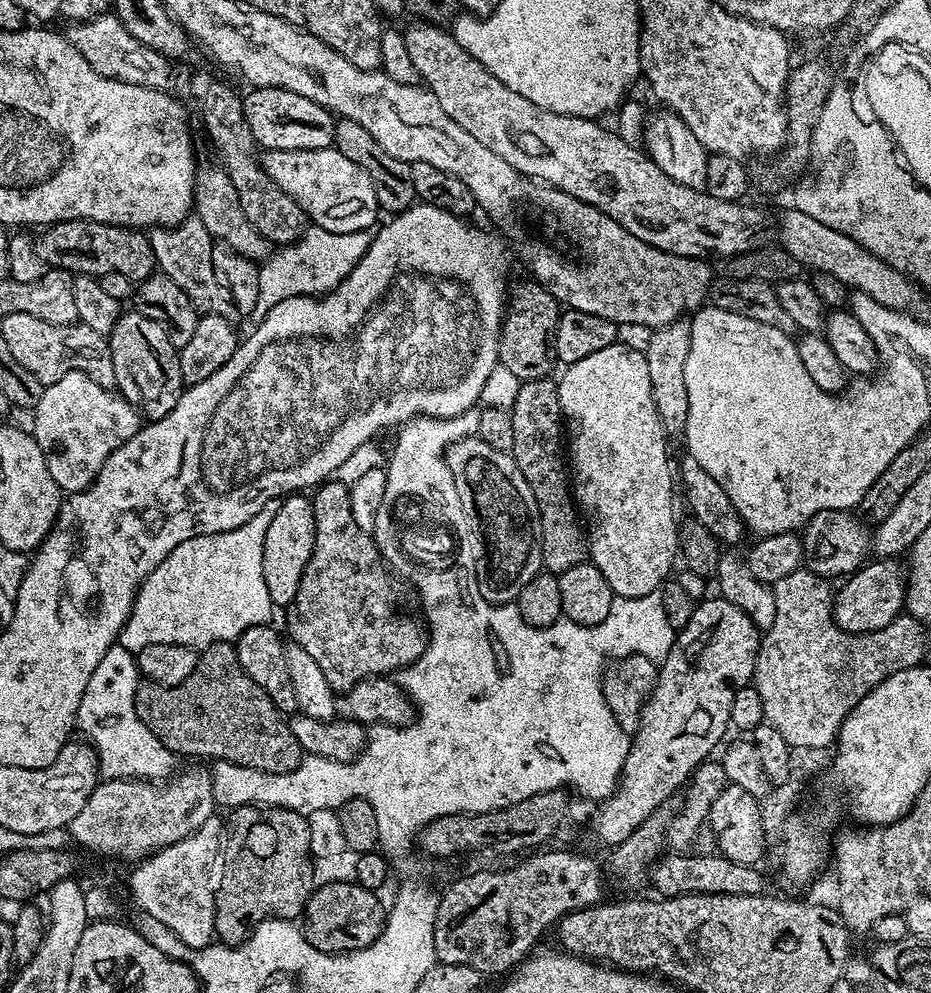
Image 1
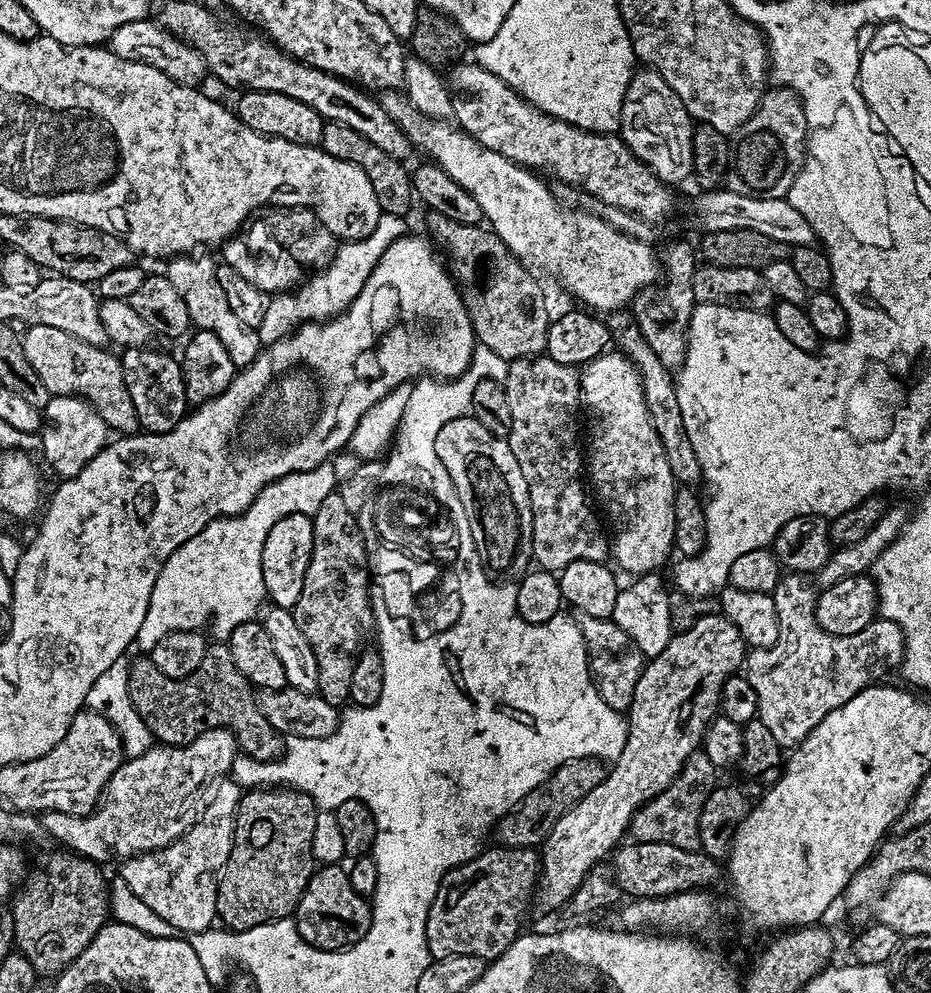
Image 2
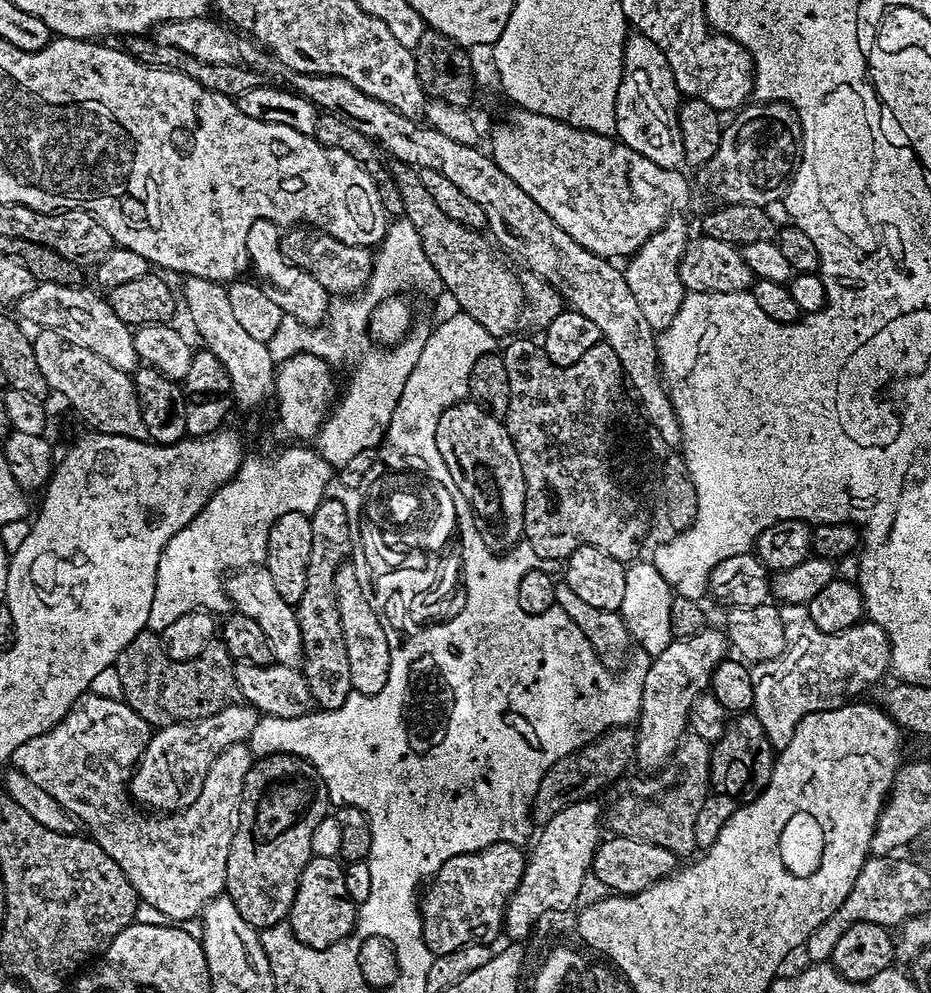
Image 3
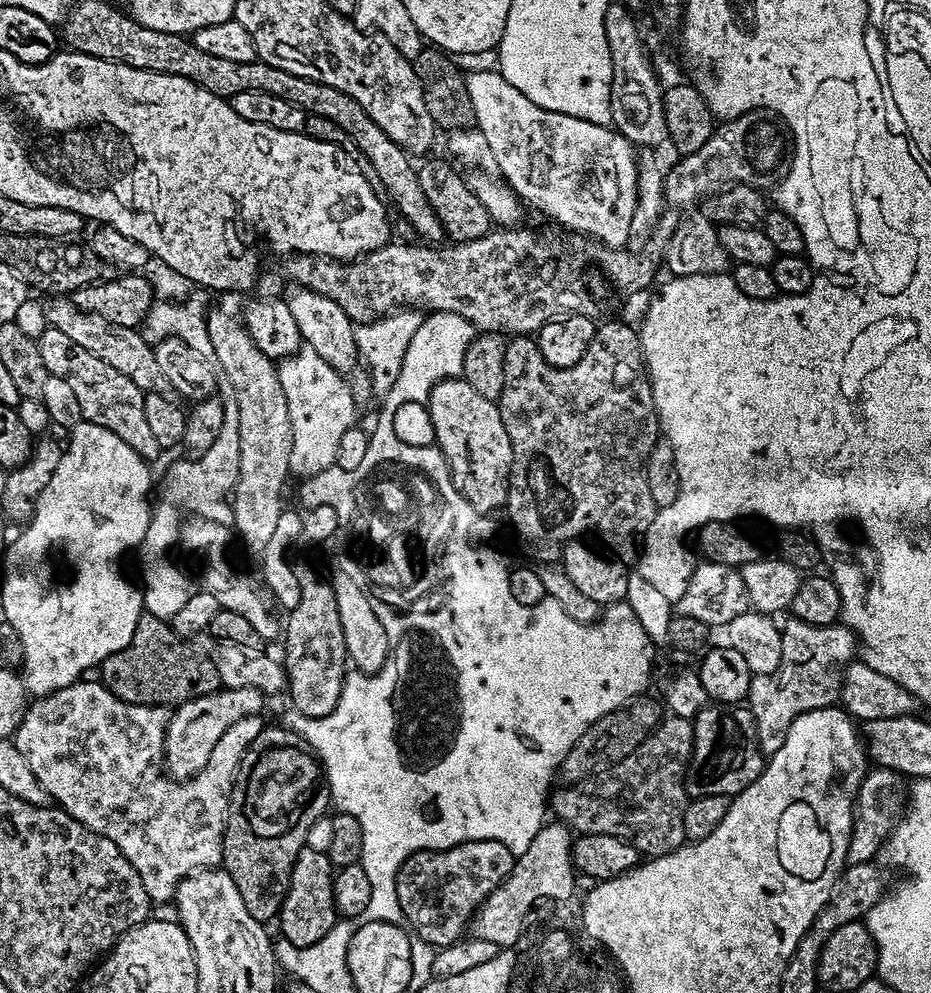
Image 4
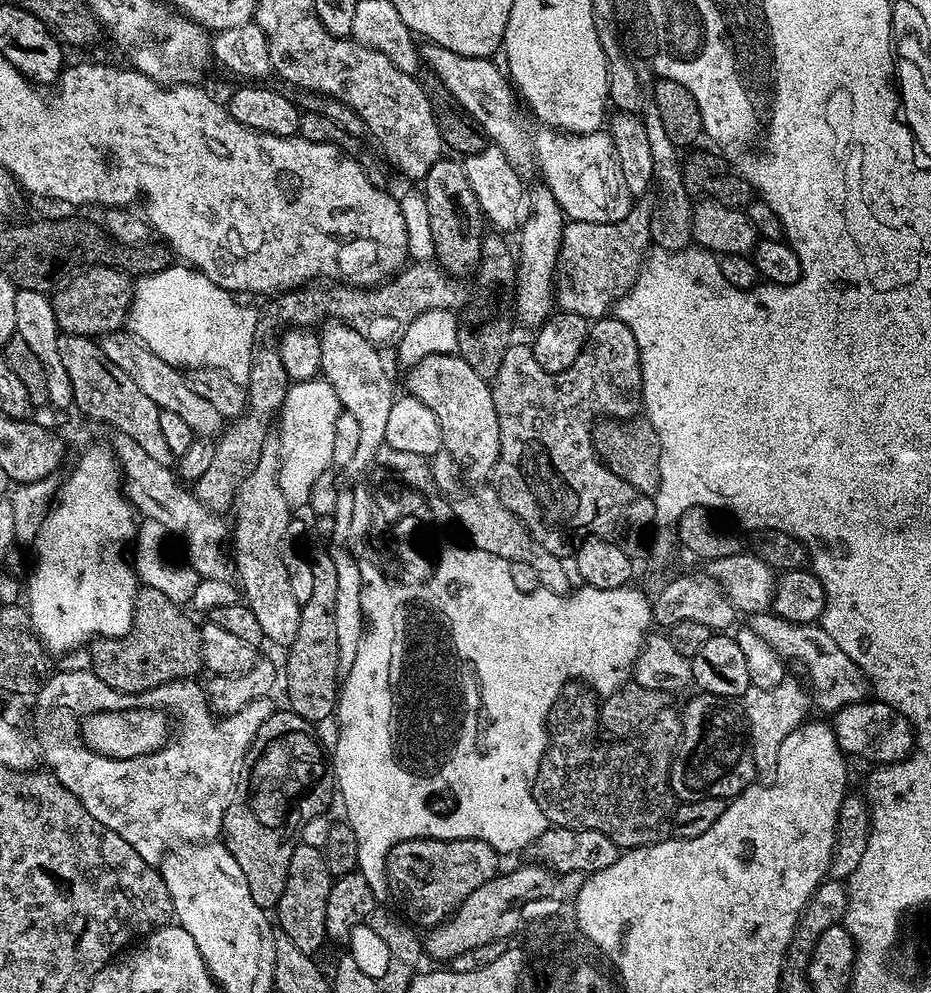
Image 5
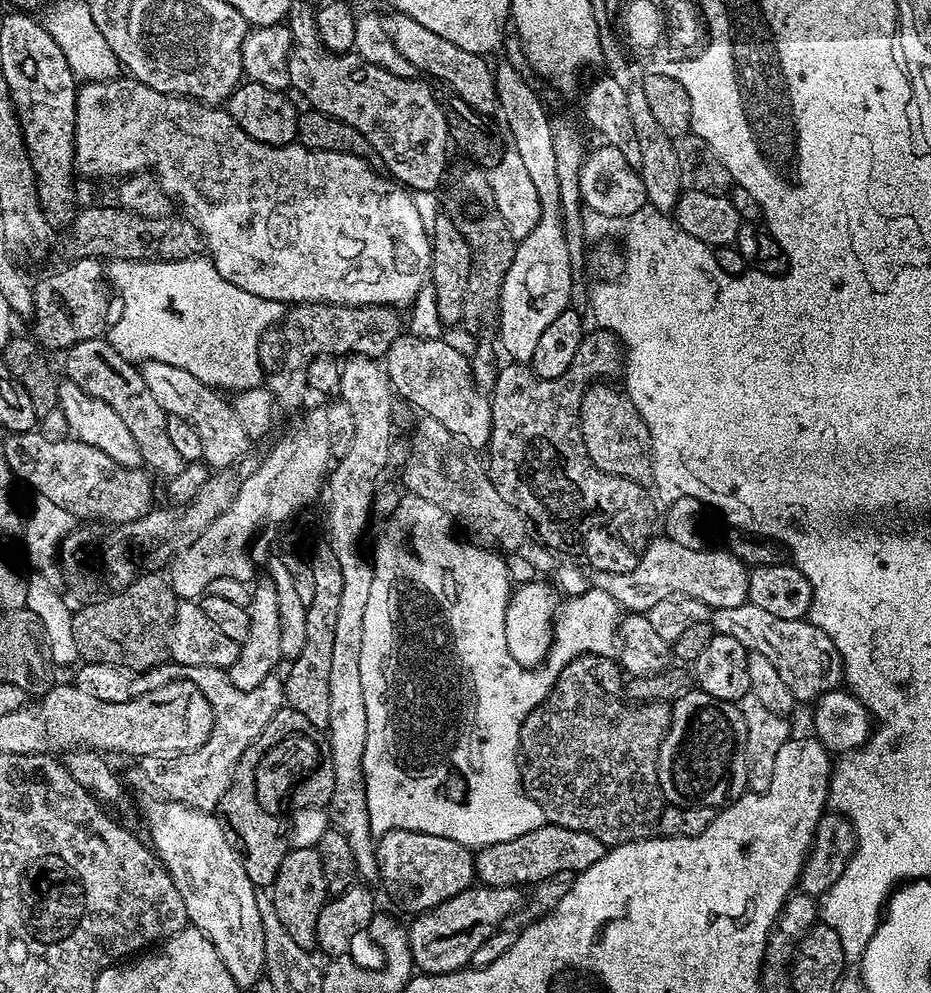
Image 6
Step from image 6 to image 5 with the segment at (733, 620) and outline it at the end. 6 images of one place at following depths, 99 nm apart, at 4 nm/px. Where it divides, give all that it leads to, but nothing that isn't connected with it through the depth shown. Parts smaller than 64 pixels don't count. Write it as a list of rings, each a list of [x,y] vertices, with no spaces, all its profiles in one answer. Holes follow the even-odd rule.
[[[757,612],[751,617],[750,626],[758,638],[763,638],[769,646],[774,646],[774,650],[789,664],[797,664],[802,671],[808,672],[807,683],[812,683],[813,693],[821,692],[828,699],[829,713],[835,714],[839,708],[845,708],[851,704],[861,703],[865,699],[864,695],[869,695],[870,685],[862,670],[846,658],[846,653],[842,651],[842,646],[826,634],[826,630],[819,623],[814,624],[791,624],[775,612]]]

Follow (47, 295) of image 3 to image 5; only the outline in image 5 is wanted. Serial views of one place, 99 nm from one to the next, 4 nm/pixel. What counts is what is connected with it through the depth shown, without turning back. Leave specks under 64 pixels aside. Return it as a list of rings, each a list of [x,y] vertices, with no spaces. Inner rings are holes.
[[[127,330],[105,332],[99,337],[98,343],[102,354],[106,354],[106,358],[110,358],[110,362],[114,362],[118,370],[130,374],[138,390],[142,390],[142,394],[146,394],[150,402],[157,404],[161,412],[178,414],[186,421],[186,426],[190,426],[192,433],[200,438],[212,438],[221,431],[222,417],[218,414],[218,410],[214,410],[214,406],[210,406],[206,398],[194,394],[194,390],[175,364],[167,364],[165,360],[158,358],[158,354],[151,352],[138,337]]]

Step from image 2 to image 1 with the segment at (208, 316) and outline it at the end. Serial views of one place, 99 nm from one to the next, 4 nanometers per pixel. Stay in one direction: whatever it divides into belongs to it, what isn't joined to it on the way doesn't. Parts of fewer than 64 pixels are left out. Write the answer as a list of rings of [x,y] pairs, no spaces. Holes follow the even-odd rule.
[[[190,214],[181,224],[173,224],[170,228],[151,229],[148,241],[154,250],[157,269],[167,274],[182,289],[182,294],[186,294],[186,298],[190,298],[197,313],[213,312],[227,320],[235,321],[237,319],[238,313],[230,294],[214,278],[213,263],[211,262],[214,241],[199,216]]]

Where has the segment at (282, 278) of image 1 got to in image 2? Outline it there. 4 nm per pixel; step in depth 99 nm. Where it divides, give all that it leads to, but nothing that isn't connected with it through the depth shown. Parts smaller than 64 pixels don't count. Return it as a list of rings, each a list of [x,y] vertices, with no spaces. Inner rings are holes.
[[[381,214],[370,235],[341,243],[336,249],[336,257],[326,267],[313,271],[309,275],[312,277],[309,280],[307,277],[295,290],[273,295],[265,303],[264,317],[258,329],[261,345],[274,343],[305,322],[319,322],[345,312],[362,290],[366,278],[370,278],[374,266],[378,266],[384,251],[405,235],[404,223],[405,217]]]

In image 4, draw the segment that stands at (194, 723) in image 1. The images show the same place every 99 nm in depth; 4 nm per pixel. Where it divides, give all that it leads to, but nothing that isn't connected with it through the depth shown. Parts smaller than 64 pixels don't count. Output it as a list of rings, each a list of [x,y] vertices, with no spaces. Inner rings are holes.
[[[141,615],[138,626],[134,630],[134,638],[118,654],[110,654],[99,665],[99,679],[122,702],[127,704],[154,704],[157,706],[179,706],[187,700],[194,700],[217,691],[221,687],[216,665],[217,641],[211,635],[201,634],[191,637],[190,642],[180,637],[171,623],[159,620],[156,616]]]

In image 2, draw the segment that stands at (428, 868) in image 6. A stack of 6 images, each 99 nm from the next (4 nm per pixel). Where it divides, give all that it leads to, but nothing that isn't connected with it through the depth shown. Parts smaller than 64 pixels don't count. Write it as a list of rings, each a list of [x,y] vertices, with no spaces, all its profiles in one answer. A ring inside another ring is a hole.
[[[485,847],[473,860],[451,868],[442,878],[426,922],[426,942],[433,960],[446,958],[450,954],[474,954],[485,962],[491,962],[499,958],[521,935],[525,927],[524,915],[528,912],[528,904],[530,908],[533,903],[540,879],[540,852],[535,847],[495,847]]]

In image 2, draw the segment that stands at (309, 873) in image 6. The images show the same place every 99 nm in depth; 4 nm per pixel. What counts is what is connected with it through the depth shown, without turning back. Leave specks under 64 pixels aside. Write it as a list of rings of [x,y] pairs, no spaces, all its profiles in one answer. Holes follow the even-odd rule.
[[[340,864],[317,867],[294,913],[296,929],[307,944],[321,952],[338,952],[354,946],[372,925],[371,903],[350,886],[347,871]]]

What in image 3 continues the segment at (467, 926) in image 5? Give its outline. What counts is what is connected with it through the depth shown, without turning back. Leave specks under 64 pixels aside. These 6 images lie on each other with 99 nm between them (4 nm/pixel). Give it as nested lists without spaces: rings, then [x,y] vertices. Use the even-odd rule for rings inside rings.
[[[595,799],[576,800],[573,804],[567,804],[562,810],[558,810],[554,814],[554,818],[550,818],[539,829],[538,835],[535,837],[534,843],[531,845],[530,851],[527,853],[524,862],[524,873],[520,879],[520,884],[514,890],[514,894],[508,899],[508,905],[504,908],[504,923],[502,925],[503,935],[509,936],[509,941],[526,940],[533,935],[538,918],[542,918],[550,910],[558,908],[568,908],[570,902],[574,902],[581,879],[590,871],[592,866],[592,858],[596,853],[596,845],[602,839],[602,808],[596,805]]]

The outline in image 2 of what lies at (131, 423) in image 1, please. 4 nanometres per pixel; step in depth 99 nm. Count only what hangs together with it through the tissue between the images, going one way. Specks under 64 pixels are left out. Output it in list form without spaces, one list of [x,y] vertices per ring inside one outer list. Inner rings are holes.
[[[52,396],[42,409],[39,434],[42,456],[48,459],[49,466],[60,478],[78,474],[78,470],[82,470],[110,440],[110,430],[106,422],[102,422],[98,410],[91,408],[80,396]]]

